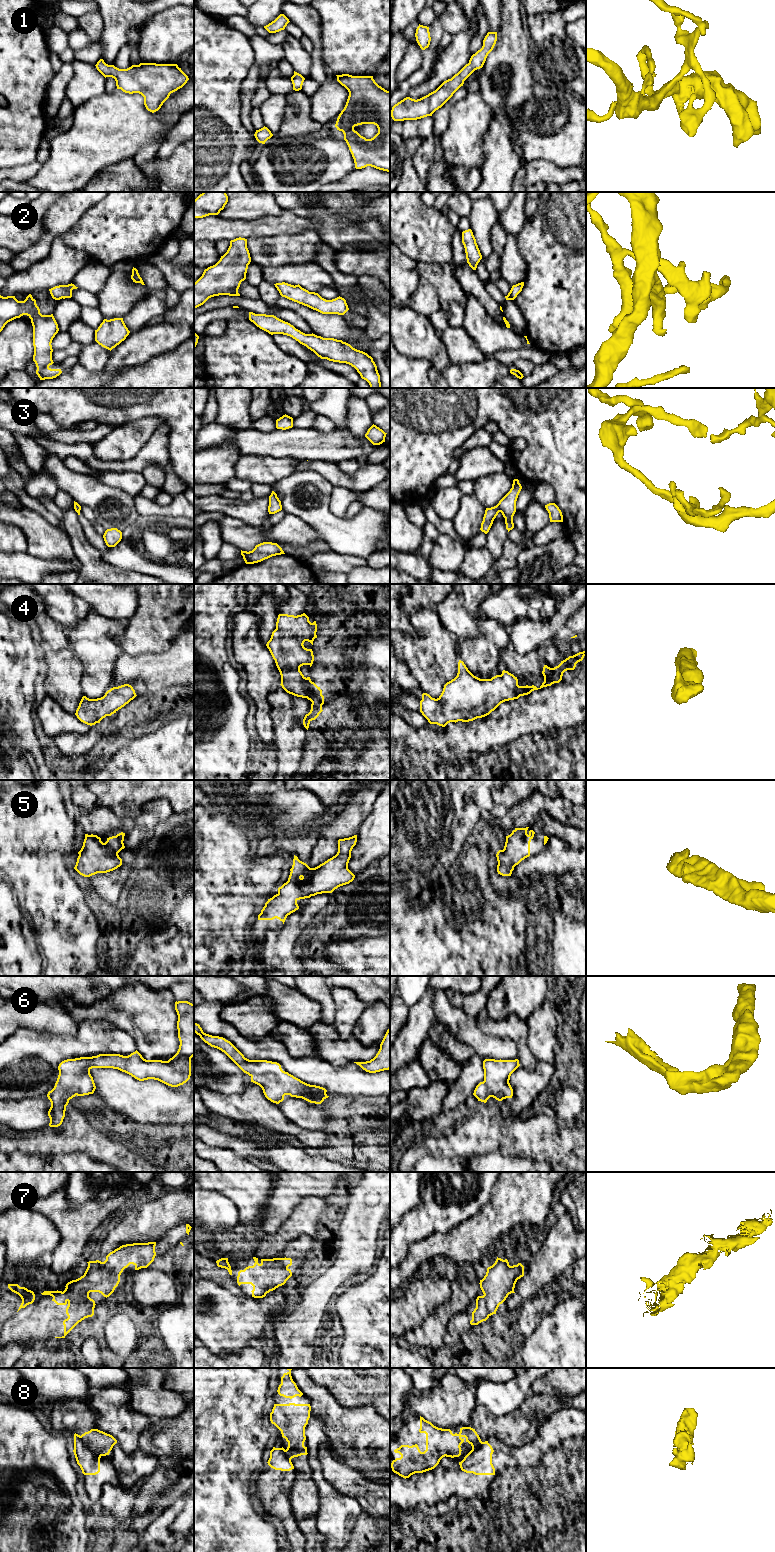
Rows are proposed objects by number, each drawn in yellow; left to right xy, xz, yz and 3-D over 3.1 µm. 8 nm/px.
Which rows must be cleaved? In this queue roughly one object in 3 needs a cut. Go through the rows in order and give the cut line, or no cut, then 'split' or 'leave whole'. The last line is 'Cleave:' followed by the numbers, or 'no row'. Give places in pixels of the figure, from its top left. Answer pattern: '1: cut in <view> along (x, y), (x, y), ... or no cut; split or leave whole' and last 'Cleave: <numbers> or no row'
1: no cut; leave whole
2: no cut; leave whole
3: no cut; leave whole
4: no cut; leave whole
5: no cut; leave whole
6: no cut; leave whole
7: no cut; leave whole
8: cut in xy along (80, 1436), (82, 1441), (100, 1456); split
Cleave: 8

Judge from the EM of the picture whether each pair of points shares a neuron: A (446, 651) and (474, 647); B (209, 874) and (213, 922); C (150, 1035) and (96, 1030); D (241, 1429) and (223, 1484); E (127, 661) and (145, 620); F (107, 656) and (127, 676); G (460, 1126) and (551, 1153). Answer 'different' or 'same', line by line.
A: different
B: same
C: different
D: same
E: different
F: different
G: same

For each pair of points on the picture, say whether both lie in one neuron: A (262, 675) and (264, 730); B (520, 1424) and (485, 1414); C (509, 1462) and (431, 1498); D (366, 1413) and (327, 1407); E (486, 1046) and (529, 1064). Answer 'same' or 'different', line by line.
A: same
B: same
C: same
D: same
E: different

